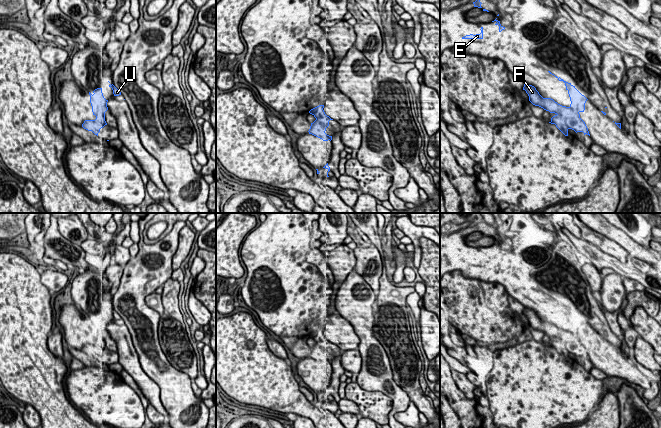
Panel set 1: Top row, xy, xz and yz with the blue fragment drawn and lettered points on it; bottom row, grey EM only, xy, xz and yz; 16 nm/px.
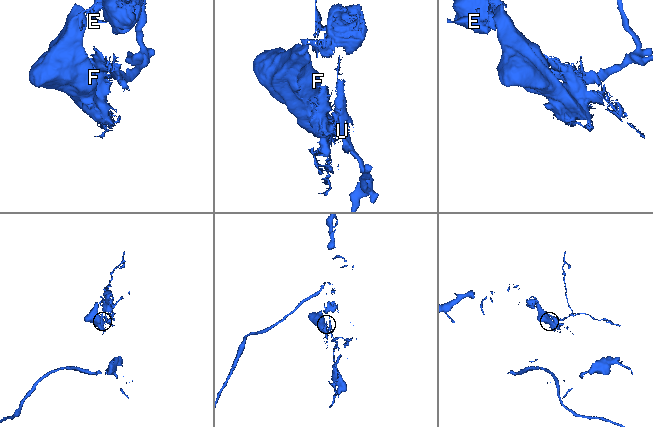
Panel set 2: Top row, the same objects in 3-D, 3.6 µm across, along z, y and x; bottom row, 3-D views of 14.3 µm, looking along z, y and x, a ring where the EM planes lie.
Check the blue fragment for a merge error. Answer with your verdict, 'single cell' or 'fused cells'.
fused cells

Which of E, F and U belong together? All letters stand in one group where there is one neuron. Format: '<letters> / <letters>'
E U / F

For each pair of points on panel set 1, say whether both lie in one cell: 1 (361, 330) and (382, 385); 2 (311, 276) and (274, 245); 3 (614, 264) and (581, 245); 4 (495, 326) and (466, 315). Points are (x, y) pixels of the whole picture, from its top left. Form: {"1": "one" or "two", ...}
{"1": "one", "2": "one", "3": "one", "4": "one"}

